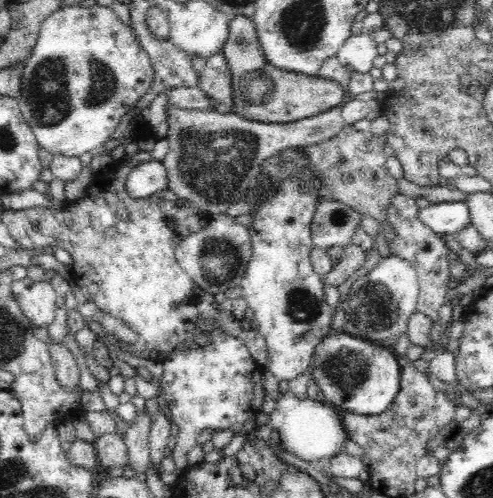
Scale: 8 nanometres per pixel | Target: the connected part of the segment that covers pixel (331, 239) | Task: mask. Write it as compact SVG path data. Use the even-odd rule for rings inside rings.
M337 202L319 204L311 225L313 247L328 250L330 247L346 247L361 222L363 215L358 215L350 207Z

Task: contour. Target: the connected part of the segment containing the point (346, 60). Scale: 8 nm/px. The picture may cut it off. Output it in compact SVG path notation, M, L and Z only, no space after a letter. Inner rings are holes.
M364 31L362 34L351 34L336 55L342 65L364 74L373 67L372 61L379 55L376 45L372 33Z

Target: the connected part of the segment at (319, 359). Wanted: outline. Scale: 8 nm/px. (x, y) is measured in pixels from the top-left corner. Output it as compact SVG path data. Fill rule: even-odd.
M351 334L322 338L314 351L312 379L322 391L326 403L332 404L339 412L350 411L364 416L379 415L390 408L400 390L402 361L395 352L358 337L352 338Z

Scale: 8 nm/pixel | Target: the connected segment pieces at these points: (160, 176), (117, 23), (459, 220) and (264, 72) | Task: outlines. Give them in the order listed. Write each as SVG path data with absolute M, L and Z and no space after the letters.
M156 159L134 166L127 177L127 192L134 198L146 198L165 193L168 174L162 161Z
M76 3L59 8L43 20L36 44L25 60L17 99L40 148L53 156L78 158L84 152L93 154L106 144L120 126L122 116L146 94L152 80L154 67L150 55L139 42L133 27L124 24L112 7L98 4L86 7Z
M438 202L420 209L420 221L434 232L456 236L462 228L472 226L472 214L465 202Z
M236 15L231 19L221 54L224 55L233 90L232 110L245 119L261 123L295 123L343 104L347 99L344 87L330 79L322 79L317 74L310 76L277 70L265 62L256 27L246 15Z

